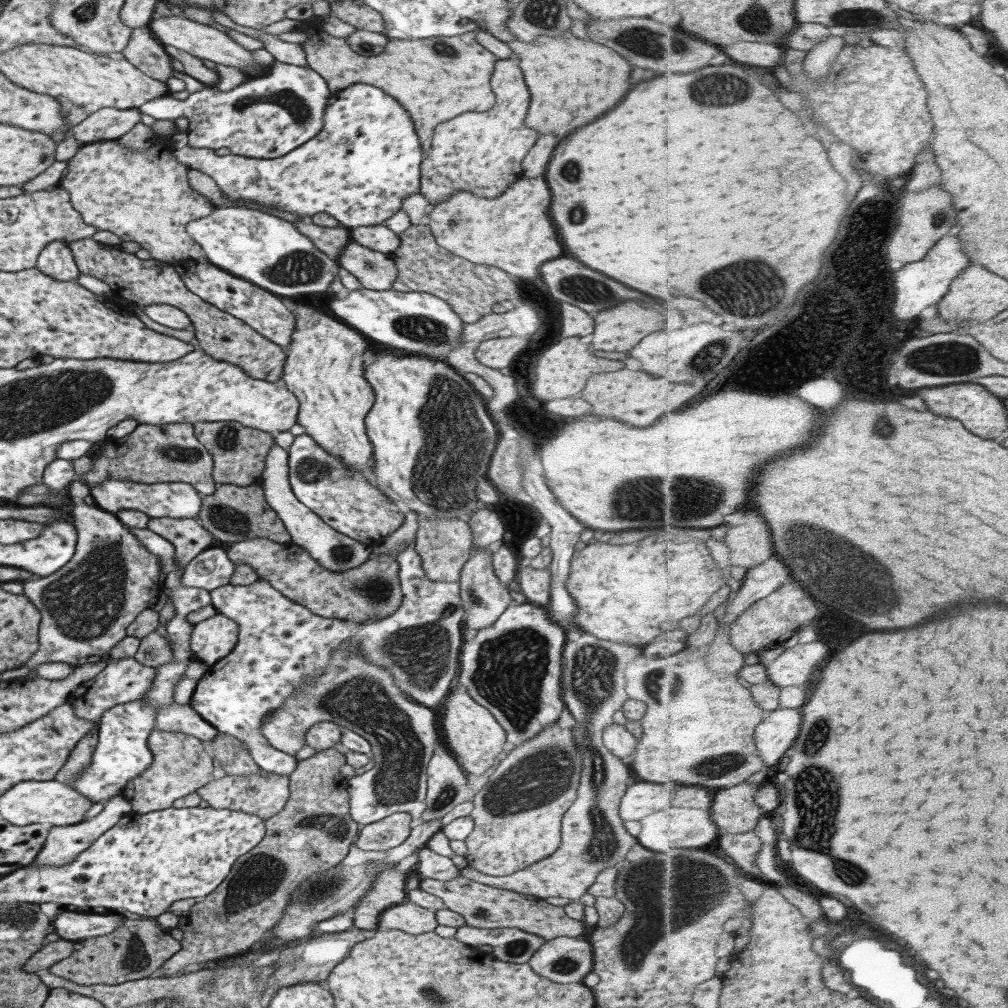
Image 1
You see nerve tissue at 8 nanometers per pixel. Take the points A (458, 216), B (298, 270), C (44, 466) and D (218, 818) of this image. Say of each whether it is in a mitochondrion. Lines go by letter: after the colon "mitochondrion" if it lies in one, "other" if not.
A: mitochondrion
B: mitochondrion
C: other
D: other

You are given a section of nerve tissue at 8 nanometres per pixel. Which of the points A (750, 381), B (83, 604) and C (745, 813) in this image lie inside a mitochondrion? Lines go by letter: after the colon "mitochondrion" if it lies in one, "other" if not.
A: other
B: mitochondrion
C: other

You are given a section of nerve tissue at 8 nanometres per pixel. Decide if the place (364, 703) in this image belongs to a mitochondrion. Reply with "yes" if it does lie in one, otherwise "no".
yes

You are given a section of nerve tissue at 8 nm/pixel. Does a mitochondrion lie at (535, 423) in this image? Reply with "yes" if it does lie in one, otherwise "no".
yes

